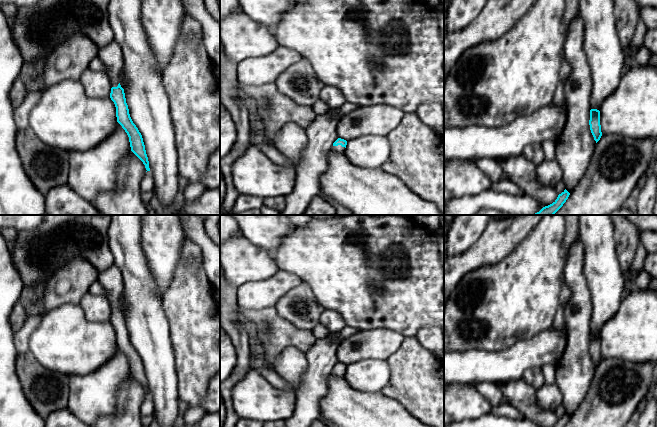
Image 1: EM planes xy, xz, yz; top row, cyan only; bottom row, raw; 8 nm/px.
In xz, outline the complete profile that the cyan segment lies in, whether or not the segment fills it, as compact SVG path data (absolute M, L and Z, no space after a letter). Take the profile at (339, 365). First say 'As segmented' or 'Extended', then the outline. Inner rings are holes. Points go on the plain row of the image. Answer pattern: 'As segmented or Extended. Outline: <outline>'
Extended. Outline: M338 362L334 367L331 372L332 375L337 376L337 377L344 377L345 372L347 369L347 365L341 362Z

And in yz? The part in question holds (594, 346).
As segmented. Outline: M597 333L590 334L590 344L589 344L590 354L594 361L596 367L600 364L602 360L601 349L600 349L600 335Z

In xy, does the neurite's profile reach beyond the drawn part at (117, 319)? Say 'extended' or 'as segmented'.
extended

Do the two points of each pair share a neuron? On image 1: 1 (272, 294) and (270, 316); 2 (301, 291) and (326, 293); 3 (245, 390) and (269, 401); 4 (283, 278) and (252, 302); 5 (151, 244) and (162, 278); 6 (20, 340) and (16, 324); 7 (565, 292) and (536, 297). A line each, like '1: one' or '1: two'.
1: two
2: two
3: one
4: one
5: one
6: two
7: two

